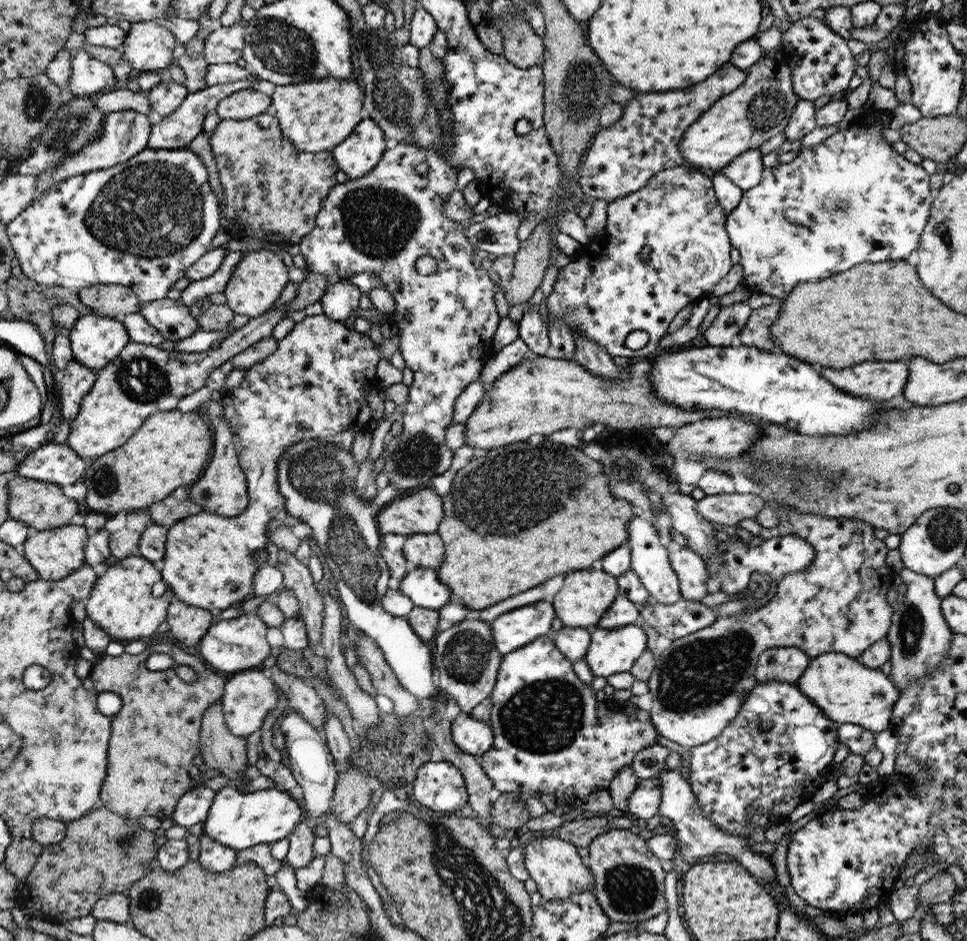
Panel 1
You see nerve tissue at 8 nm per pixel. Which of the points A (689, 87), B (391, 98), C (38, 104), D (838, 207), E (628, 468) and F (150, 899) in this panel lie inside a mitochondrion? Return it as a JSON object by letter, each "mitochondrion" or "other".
{"A":"other","B":"mitochondrion","C":"mitochondrion","D":"mitochondrion","E":"mitochondrion","F":"mitochondrion"}

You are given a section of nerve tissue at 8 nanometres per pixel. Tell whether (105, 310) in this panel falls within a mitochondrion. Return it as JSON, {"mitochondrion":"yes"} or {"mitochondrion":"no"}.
{"mitochondrion":"no"}

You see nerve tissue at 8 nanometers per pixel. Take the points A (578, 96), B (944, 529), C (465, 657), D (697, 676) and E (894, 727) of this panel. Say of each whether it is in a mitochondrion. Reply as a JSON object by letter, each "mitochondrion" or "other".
{"A":"mitochondrion","B":"mitochondrion","C":"mitochondrion","D":"mitochondrion","E":"other"}

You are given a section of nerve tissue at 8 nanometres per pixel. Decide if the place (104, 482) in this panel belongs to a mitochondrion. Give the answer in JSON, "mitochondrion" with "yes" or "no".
{"mitochondrion":"yes"}

